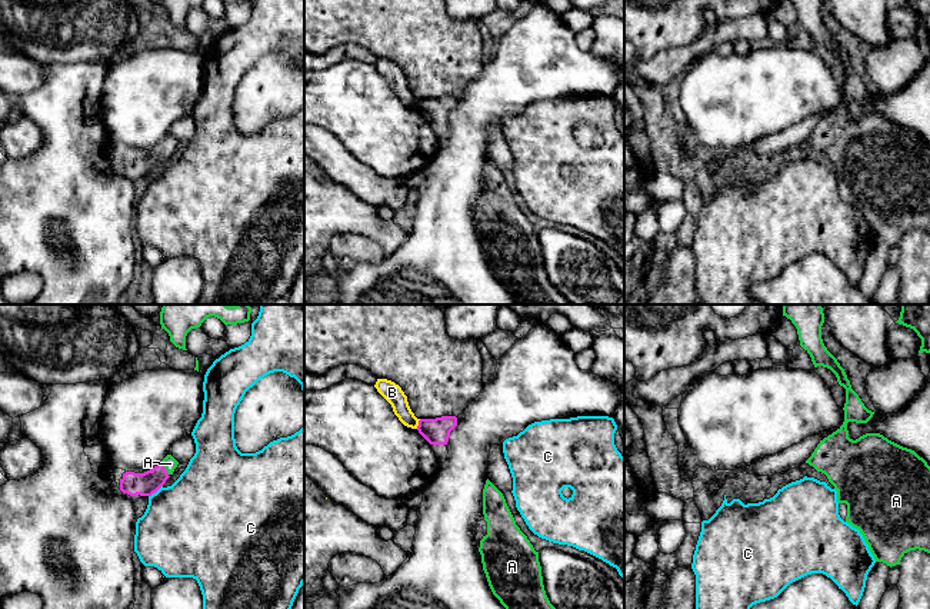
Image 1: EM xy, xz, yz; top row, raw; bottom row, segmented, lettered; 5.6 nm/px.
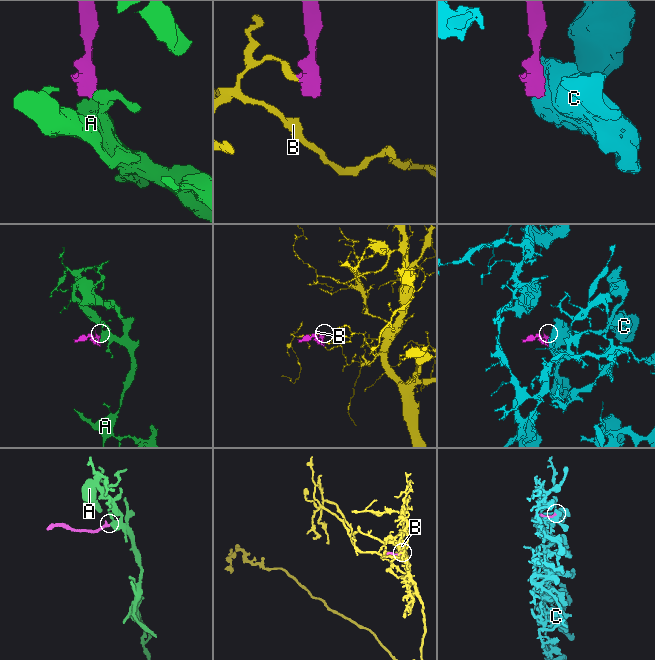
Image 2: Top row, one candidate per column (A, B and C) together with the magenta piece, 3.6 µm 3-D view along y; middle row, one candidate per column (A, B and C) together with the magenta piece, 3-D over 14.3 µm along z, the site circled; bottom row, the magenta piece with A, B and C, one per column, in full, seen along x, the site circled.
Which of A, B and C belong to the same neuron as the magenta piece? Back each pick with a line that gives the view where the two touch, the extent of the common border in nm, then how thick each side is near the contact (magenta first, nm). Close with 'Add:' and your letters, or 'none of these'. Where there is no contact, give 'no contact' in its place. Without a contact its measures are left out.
A: contact in xy; length 90 nm; calibres 130 and 80 nm
Add: A

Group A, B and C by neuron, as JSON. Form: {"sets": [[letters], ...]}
{"sets": [["A"], ["B"], ["C"]]}

